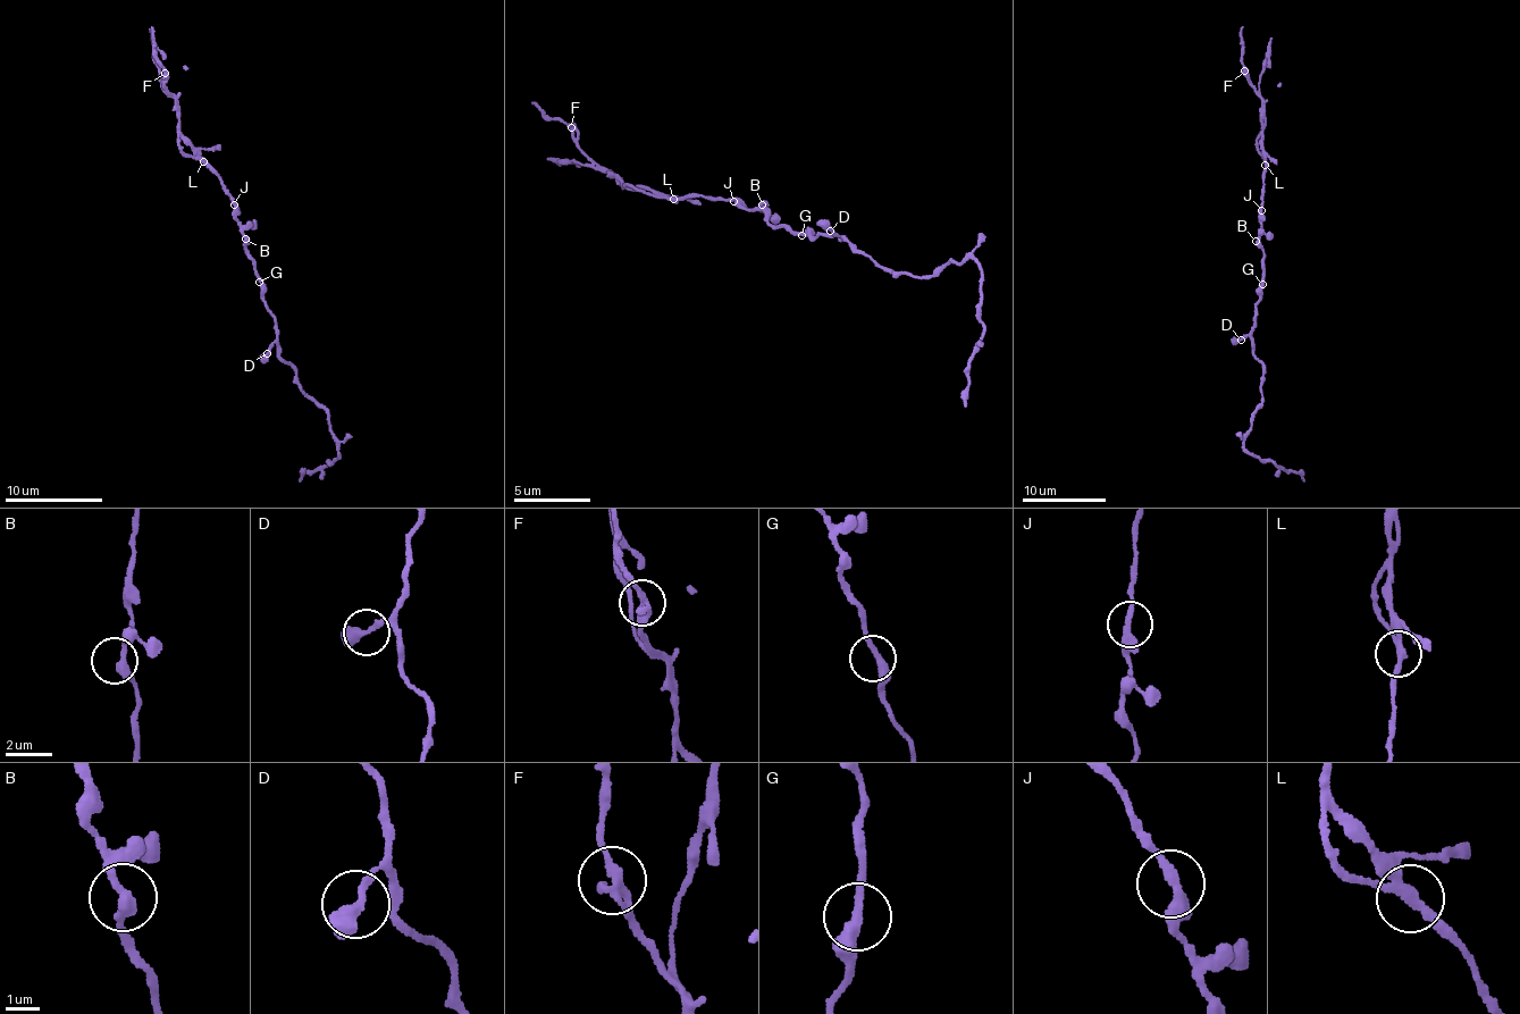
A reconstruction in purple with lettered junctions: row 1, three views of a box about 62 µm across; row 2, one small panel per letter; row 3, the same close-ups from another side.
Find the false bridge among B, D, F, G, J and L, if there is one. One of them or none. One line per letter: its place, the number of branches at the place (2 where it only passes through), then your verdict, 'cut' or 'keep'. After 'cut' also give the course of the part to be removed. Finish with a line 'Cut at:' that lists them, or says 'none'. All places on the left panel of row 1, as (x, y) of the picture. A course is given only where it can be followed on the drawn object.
B: place (245, 239); branches 2; keep
D: place (267, 353); branches 1; keep
F: place (165, 73); branches 2; keep
G: place (259, 282); branches 2; keep
J: place (234, 204); branches 3; keep
L: place (203, 161); branches 2; cut; course (202, 161), (189, 157), (179, 144), (179, 107), (161, 86), (150, 27)
Cut at: L

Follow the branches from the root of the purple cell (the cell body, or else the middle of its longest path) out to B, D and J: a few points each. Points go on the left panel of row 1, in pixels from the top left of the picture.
B: (257, 277), (245, 239)
D: (257, 277), (262, 283), (262, 302), (276, 321), (277, 337), (267, 353)
J: (257, 277), (253, 259), (246, 248), (244, 228), (236, 220), (234, 204)

